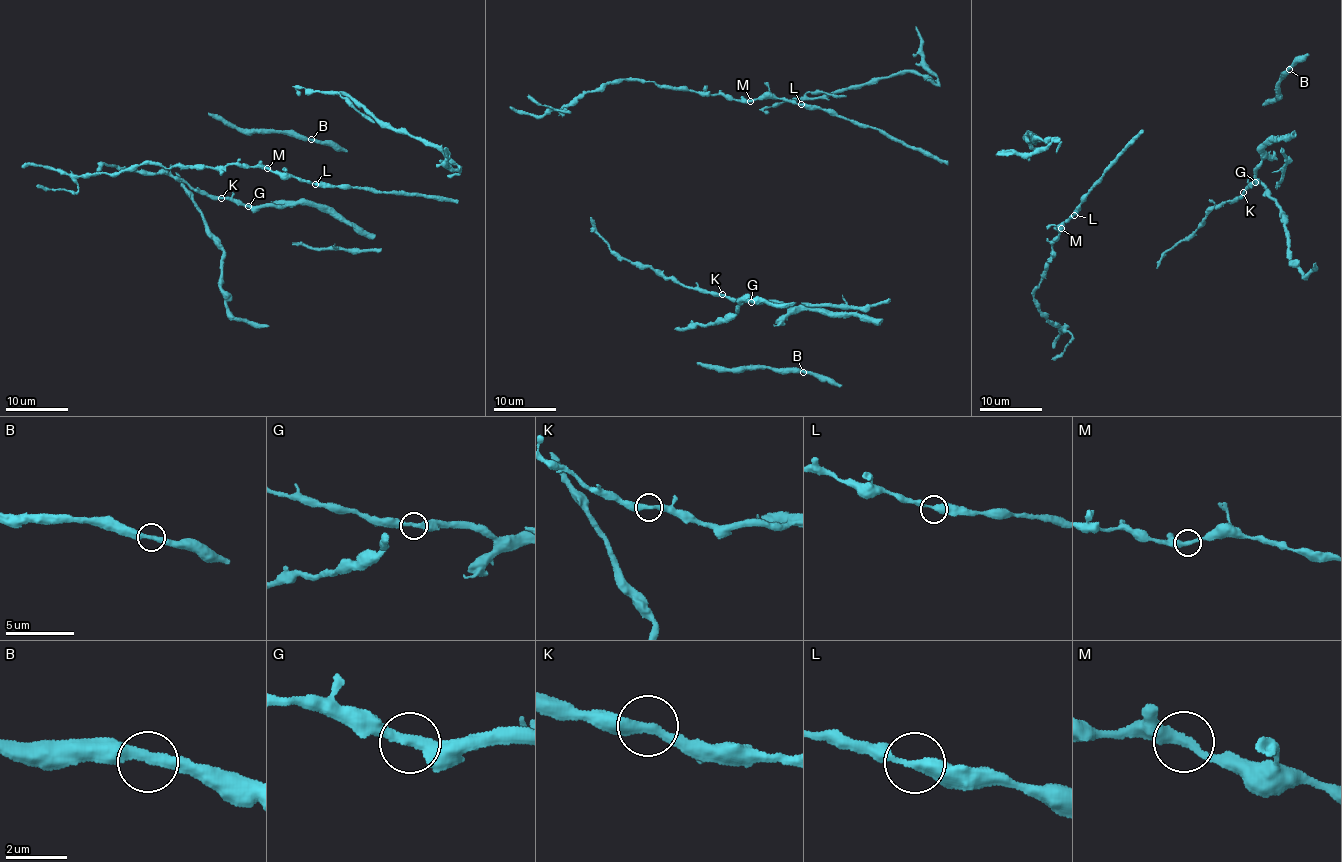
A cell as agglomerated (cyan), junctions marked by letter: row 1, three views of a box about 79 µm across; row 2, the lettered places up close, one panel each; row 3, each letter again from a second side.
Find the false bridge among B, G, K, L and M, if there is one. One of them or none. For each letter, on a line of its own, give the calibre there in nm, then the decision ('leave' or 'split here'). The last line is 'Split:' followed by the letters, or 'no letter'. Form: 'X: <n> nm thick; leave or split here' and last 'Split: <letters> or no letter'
B: 360 nm thick; leave
G: 360 nm thick; leave
K: 320 nm thick; leave
L: 360 nm thick; leave
M: 340 nm thick; leave
Split: no letter

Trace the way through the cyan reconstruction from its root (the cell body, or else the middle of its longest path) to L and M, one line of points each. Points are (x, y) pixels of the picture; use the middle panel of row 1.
L: (578, 99), (610, 83), (634, 79), (659, 85), (727, 94), (733, 100), (780, 98), (801, 104)
M: (578, 99), (610, 83), (634, 79), (659, 85), (727, 94), (733, 100), (751, 100)

